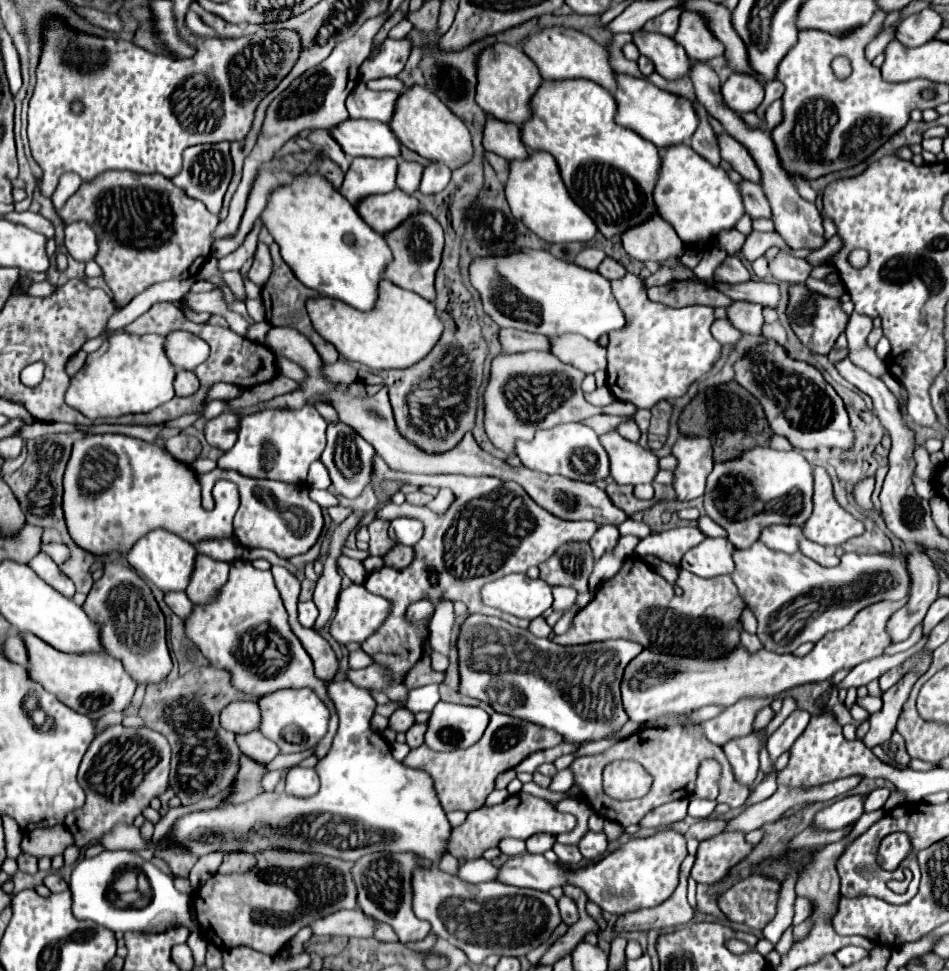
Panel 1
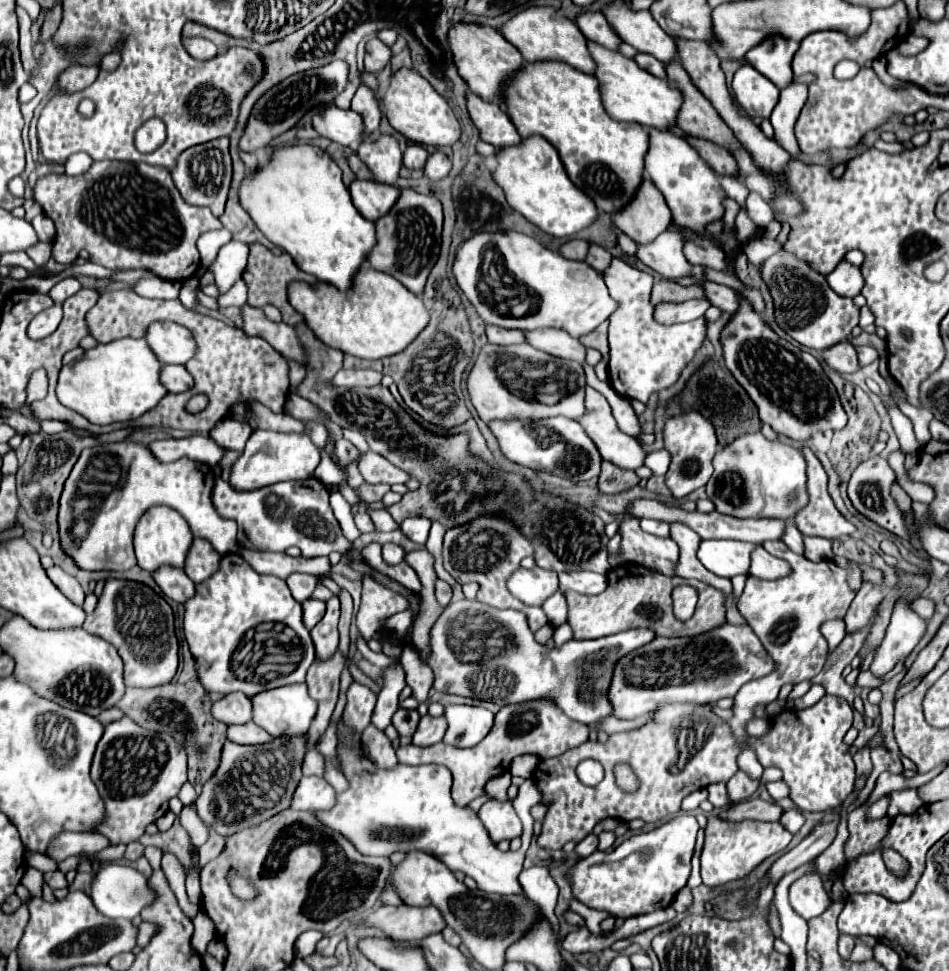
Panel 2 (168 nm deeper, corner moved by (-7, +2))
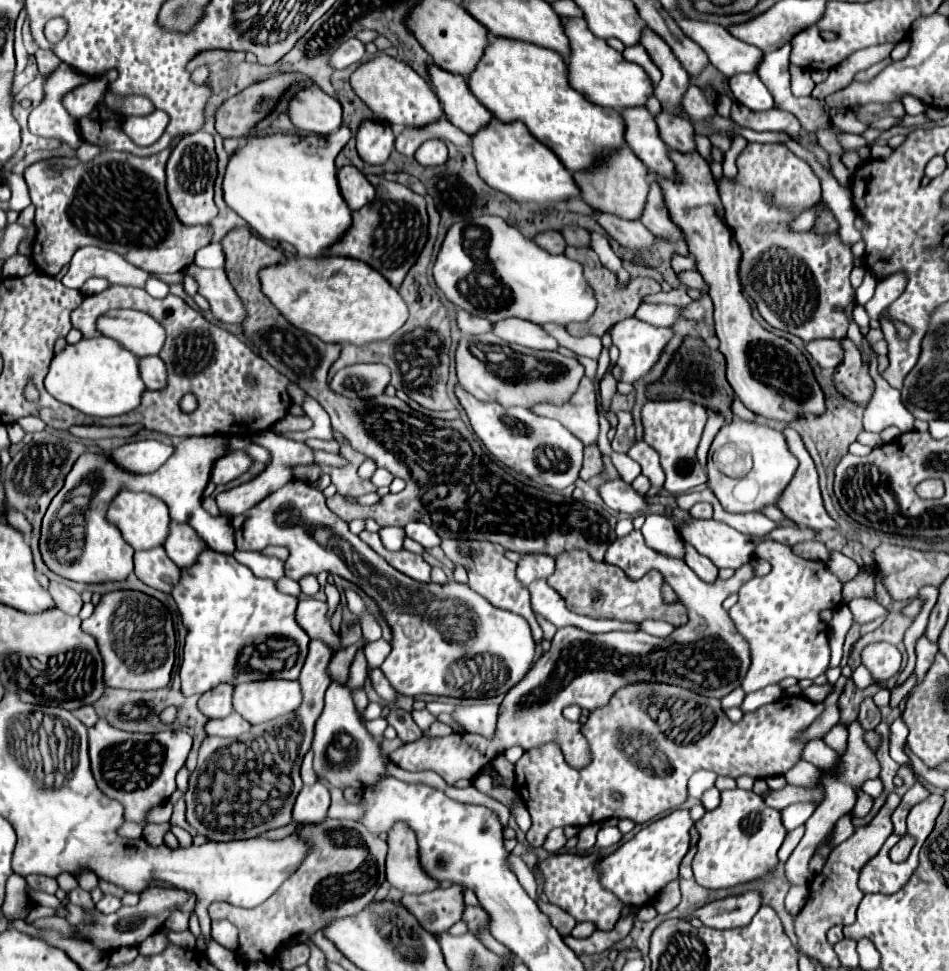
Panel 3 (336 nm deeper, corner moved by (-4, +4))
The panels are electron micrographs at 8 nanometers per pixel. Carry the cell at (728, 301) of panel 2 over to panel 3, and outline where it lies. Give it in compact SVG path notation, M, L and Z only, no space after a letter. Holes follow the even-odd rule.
M690 270L690 272L682 272L678 274L680 282L686 284L688 288L694 288L694 290L700 290L700 292L708 292L708 284L704 282L704 278L700 276L700 272L696 270Z

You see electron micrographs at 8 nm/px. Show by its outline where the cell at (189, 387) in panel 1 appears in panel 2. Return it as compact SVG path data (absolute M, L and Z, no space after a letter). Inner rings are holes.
M163 366L159 378L161 378L163 386L167 386L169 394L185 392L185 390L193 388L193 378L183 366Z

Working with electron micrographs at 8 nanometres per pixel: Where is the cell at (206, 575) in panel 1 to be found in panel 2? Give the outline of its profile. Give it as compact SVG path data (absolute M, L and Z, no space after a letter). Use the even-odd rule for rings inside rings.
M195 538L191 544L191 550L187 552L187 562L183 570L197 584L207 580L211 574L215 574L215 570L219 568L219 560L221 560L221 554L215 552L207 540Z

